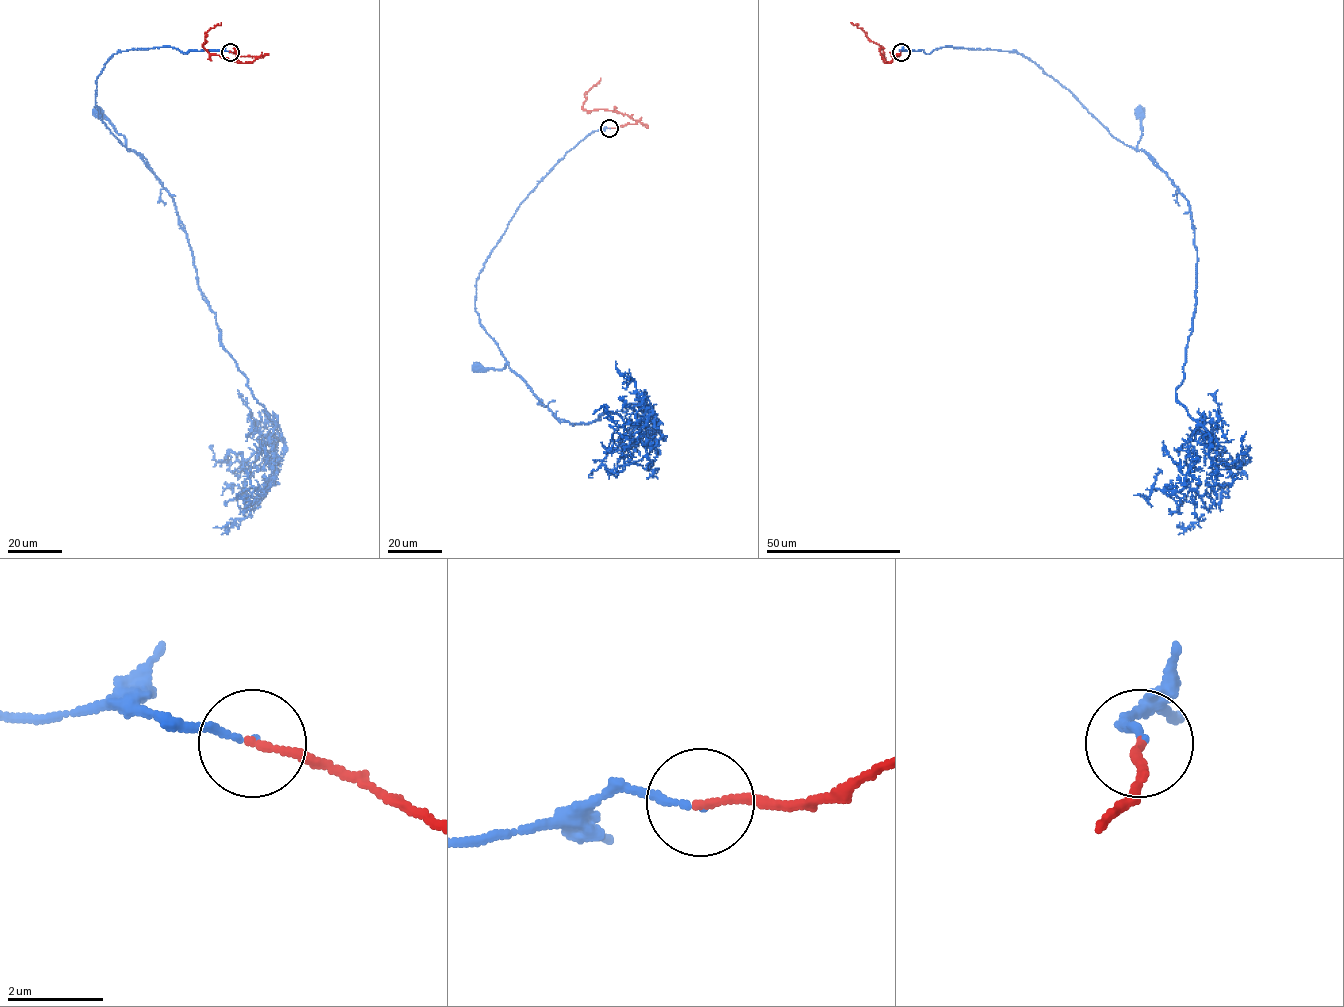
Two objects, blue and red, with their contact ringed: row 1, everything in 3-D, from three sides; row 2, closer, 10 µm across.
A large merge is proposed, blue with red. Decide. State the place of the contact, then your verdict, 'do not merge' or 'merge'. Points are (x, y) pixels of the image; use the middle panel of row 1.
(609, 128) | merge

